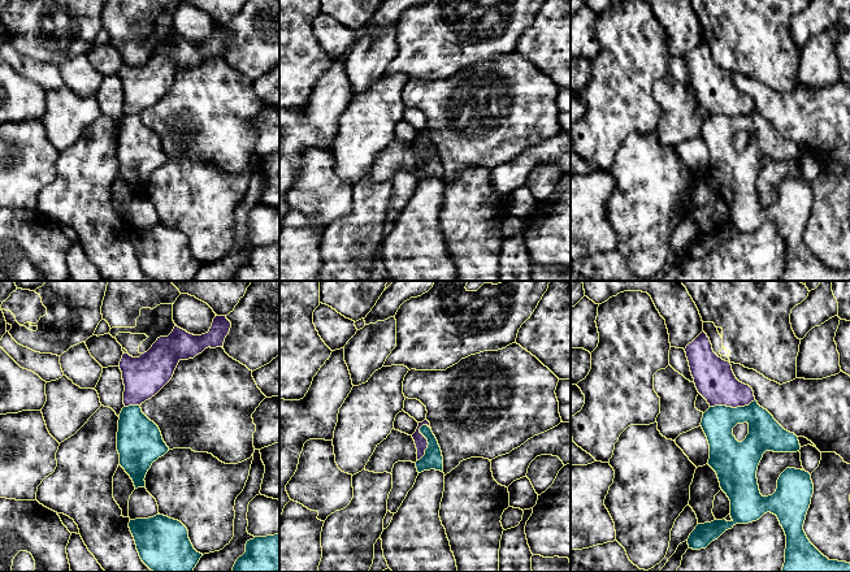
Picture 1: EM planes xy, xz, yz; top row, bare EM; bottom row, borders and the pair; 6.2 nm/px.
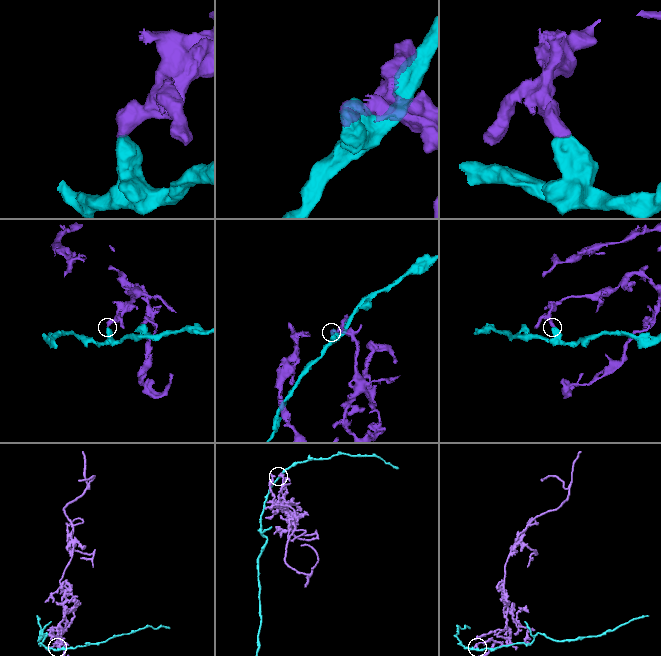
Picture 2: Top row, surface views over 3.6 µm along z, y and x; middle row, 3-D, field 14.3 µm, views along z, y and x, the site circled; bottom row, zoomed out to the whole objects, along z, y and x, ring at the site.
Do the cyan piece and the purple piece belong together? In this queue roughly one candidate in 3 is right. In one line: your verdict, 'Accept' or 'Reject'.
Reject

